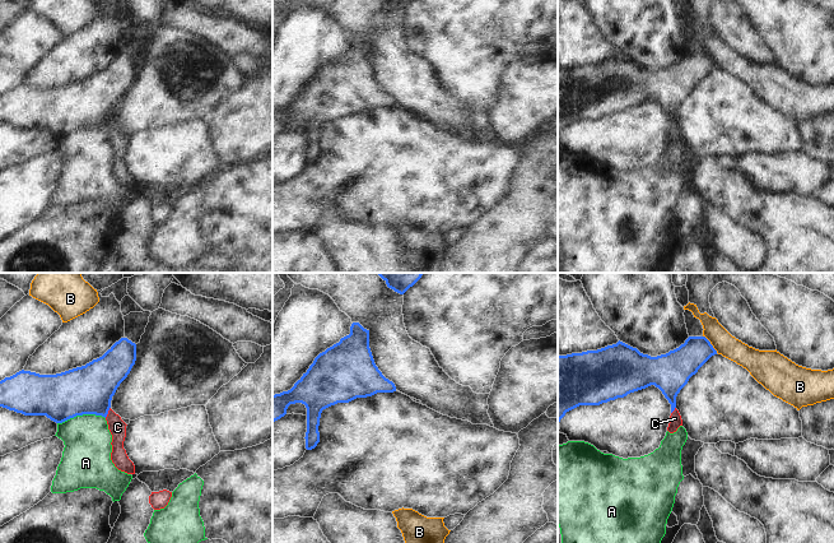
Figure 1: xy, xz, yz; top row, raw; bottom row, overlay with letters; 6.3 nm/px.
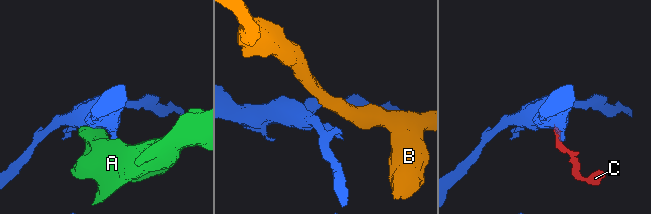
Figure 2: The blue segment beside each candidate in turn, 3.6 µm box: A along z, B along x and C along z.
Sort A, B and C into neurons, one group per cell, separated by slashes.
A / B / C

